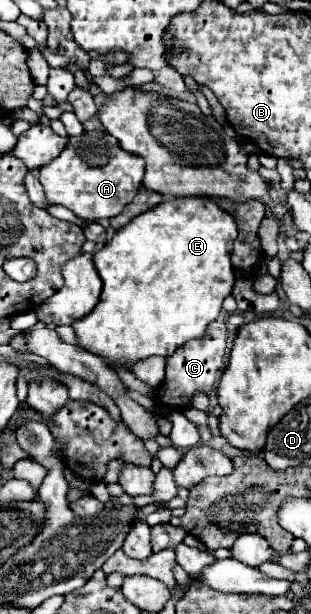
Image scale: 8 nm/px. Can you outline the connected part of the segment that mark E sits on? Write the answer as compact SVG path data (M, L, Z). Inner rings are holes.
M203 195L165 199L155 209L135 217L127 227L119 229L103 249L93 253L93 263L103 281L103 293L99 305L87 317L75 321L77 343L91 353L109 357L113 363L127 367L149 355L167 357L189 339L203 337L205 327L219 317L221 303L235 283L235 269L231 265L231 241L235 239L235 217Z

